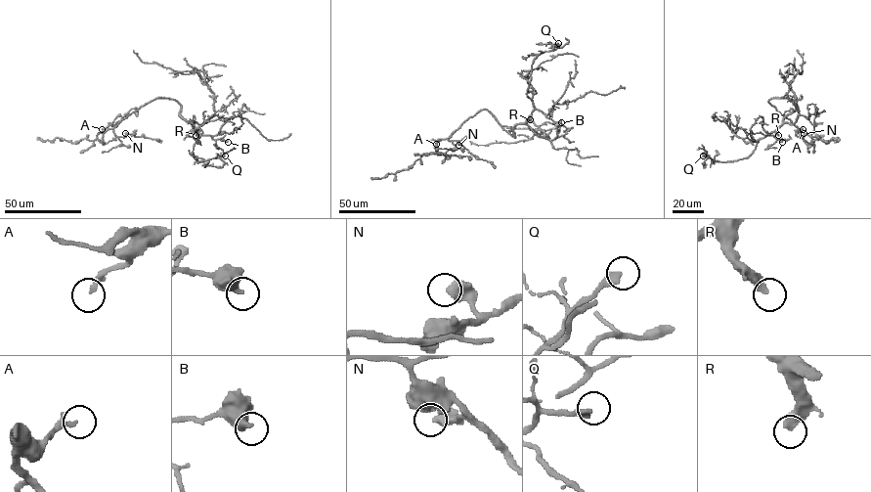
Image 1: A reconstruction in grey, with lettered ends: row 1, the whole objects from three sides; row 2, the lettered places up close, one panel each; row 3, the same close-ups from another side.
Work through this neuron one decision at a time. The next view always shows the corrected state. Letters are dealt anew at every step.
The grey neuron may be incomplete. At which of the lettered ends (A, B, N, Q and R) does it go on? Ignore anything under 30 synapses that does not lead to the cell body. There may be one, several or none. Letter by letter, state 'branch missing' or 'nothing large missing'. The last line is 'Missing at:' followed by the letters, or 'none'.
A: nothing large missing
B: nothing large missing
N: nothing large missing
Q: branch missing
R: branch missing
Missing at: Q, R

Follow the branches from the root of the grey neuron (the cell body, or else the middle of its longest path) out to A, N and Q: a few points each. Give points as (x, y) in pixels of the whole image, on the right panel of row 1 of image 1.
A: (792, 100), (772, 98), (768, 102), (800, 130), (803, 129)
N: (792, 100), (772, 98), (768, 102), (798, 128), (800, 137), (804, 133)
Q: (792, 100), (796, 109), (775, 130), (762, 138), (747, 156), (719, 161), (703, 156)

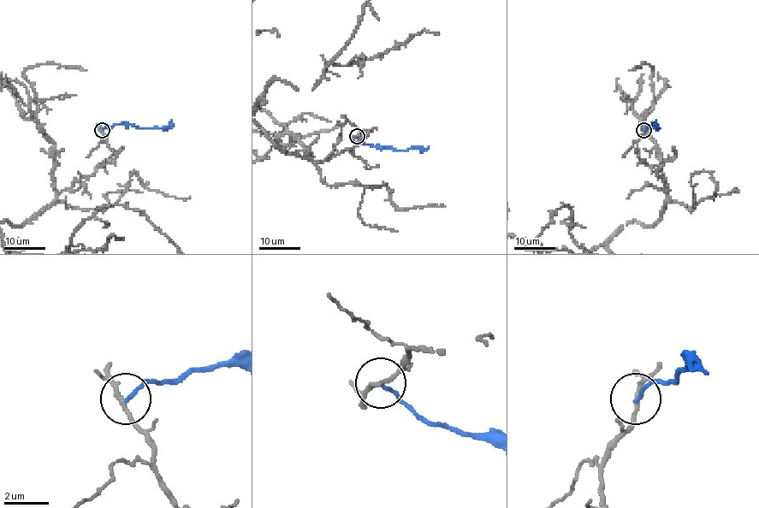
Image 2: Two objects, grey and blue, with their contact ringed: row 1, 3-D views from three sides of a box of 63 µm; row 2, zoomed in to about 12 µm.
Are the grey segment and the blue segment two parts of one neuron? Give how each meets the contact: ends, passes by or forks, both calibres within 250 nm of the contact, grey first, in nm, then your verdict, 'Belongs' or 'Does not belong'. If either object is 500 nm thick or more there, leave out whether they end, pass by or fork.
At the ring grey passes by. At the ring blue ends. Thickness 160 nm (grey) against 150 nm. Does not belong

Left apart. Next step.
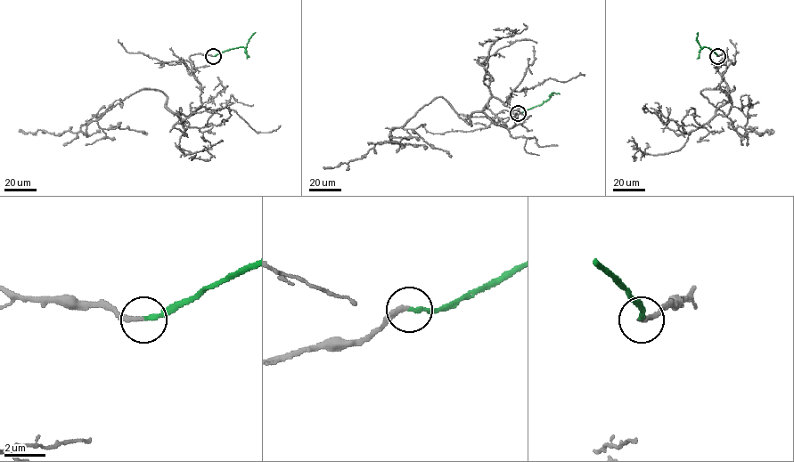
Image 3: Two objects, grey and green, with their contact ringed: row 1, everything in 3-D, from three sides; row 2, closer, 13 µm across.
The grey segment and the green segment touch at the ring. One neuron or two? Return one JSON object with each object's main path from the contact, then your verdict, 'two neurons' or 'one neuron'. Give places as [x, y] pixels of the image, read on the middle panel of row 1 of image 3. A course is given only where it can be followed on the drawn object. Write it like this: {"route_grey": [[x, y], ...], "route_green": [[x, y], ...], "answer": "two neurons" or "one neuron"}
{"route_grey": [[518, 113], [494, 122], [499, 118], [506, 127], [474, 112], [470, 125], [437, 97], [360, 158], [323, 166]], "route_green": [[518, 113], [540, 105], [553, 93], [560, 93]], "answer": "one neuron"}

